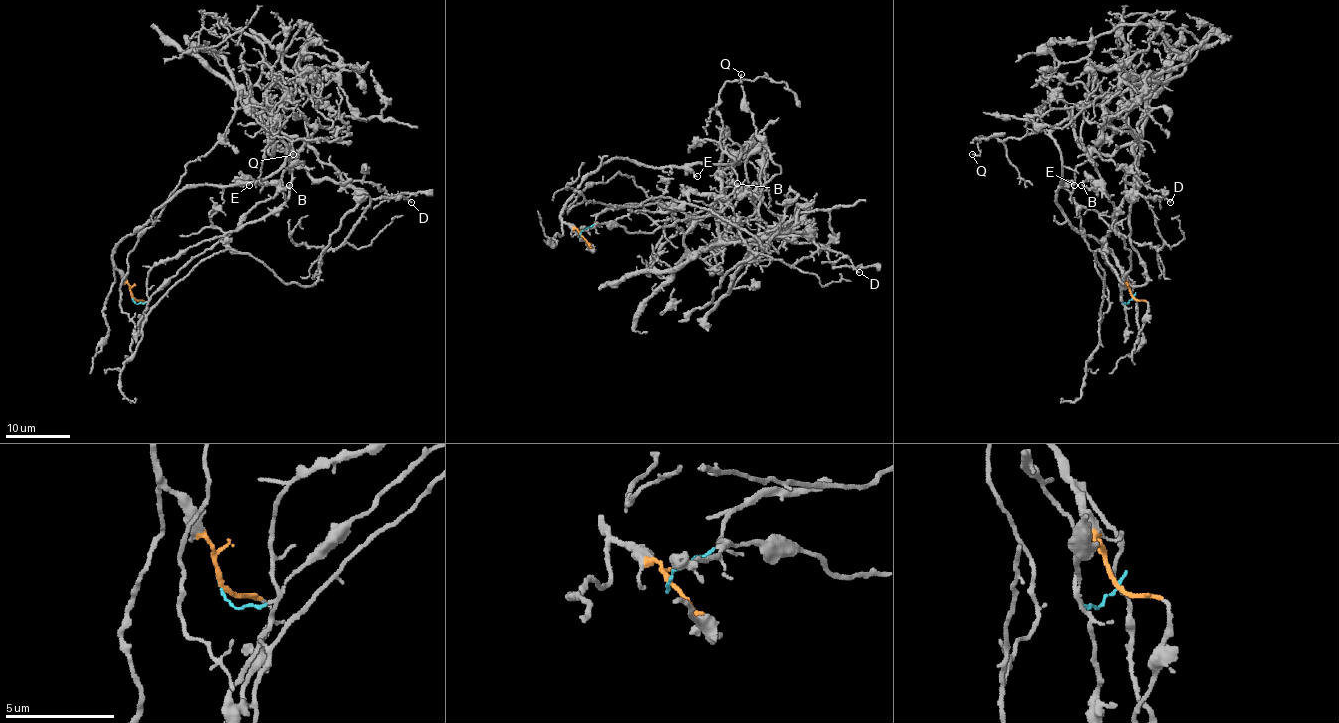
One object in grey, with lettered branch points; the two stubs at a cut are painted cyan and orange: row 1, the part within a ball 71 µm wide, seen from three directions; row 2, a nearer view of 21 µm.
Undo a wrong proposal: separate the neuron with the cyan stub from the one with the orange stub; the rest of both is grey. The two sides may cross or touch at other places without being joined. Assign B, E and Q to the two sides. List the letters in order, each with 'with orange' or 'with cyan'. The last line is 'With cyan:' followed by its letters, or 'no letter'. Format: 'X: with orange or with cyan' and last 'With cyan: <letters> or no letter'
B: with cyan
E: with orange
Q: with orange
With cyan: B

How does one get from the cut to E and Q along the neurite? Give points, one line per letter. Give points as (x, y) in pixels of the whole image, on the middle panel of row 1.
E: (580, 234), (562, 220), (560, 210), (581, 183), (605, 162), (618, 159), (654, 167), (687, 167), (697, 176)
Q: (580, 234), (560, 210), (605, 162), (733, 164), (721, 149), (716, 109), (720, 90), (742, 81), (741, 73)

